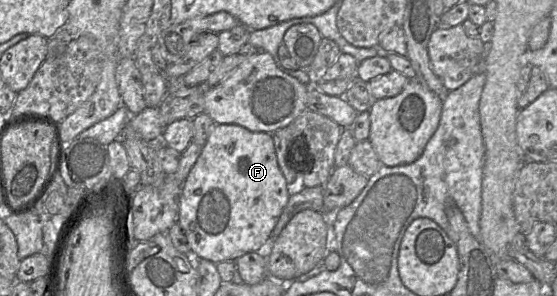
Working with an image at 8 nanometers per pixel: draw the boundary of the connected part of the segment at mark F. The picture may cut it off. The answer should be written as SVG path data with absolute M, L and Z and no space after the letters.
M216 124L183 183L178 223L186 232L194 255L215 264L236 260L248 252L257 252L265 244L289 198L288 183L278 165L272 134L252 132L240 125Z

